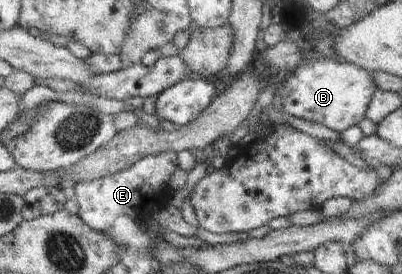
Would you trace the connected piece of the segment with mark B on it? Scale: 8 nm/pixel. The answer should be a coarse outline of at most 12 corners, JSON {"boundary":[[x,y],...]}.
{"boundary":[[330,58],[302,63],[273,96],[283,111],[340,133],[376,85]]}

